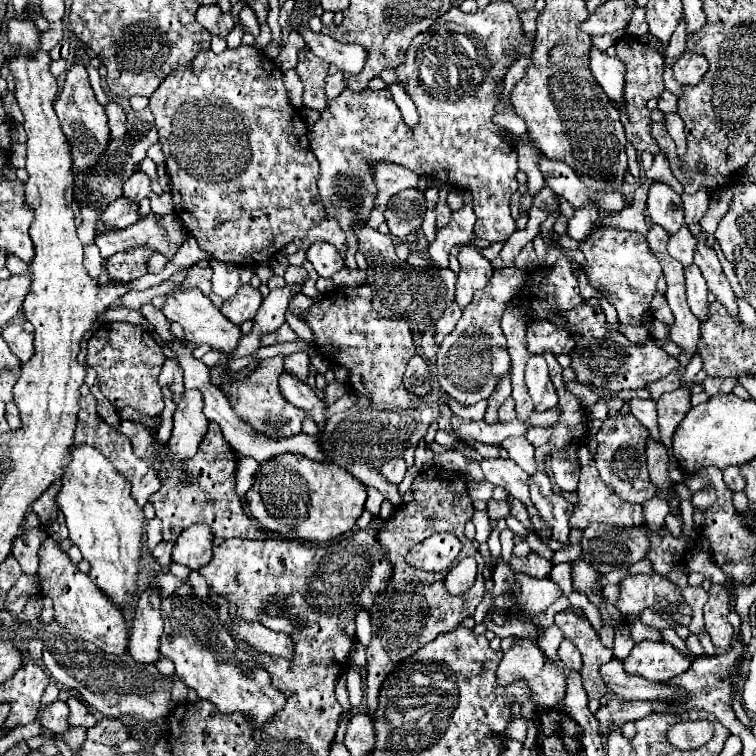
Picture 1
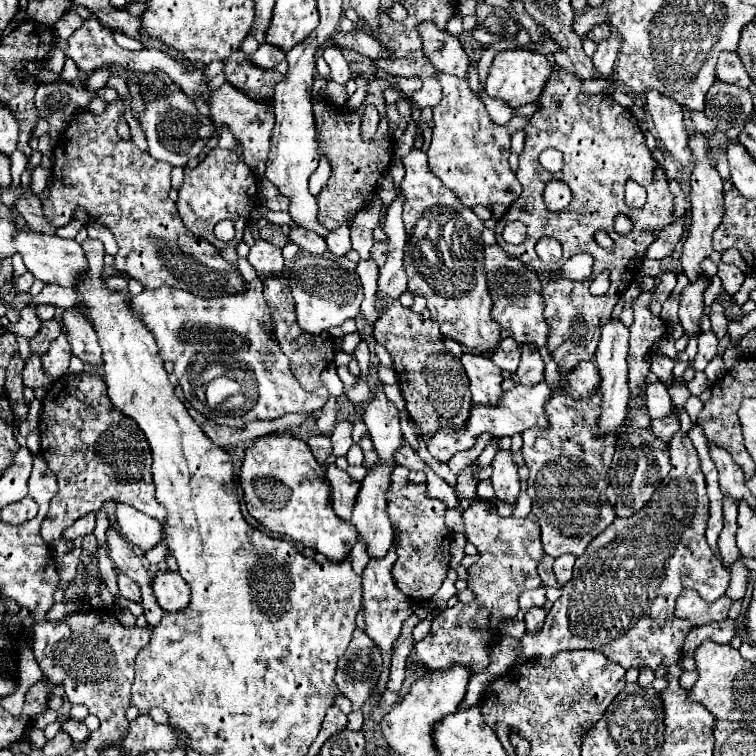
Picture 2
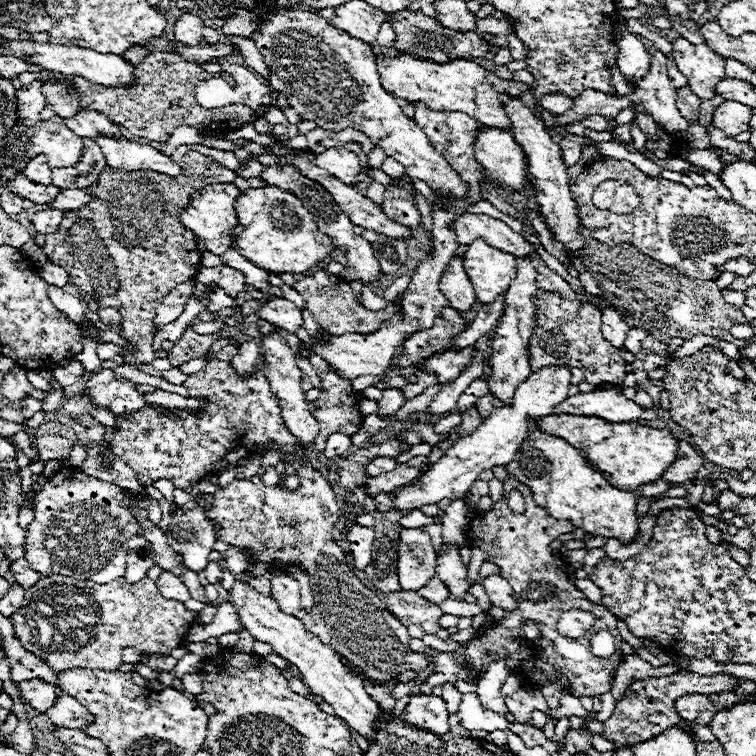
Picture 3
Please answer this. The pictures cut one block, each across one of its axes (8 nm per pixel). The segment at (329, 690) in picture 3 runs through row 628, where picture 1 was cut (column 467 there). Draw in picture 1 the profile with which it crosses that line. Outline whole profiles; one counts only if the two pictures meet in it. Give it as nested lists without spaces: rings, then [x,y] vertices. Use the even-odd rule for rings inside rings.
[[[472,242],[460,248],[458,262],[460,262],[460,272],[456,278],[456,304],[464,310],[470,304],[472,294],[488,284],[492,276],[492,266],[482,256],[480,248]]]

